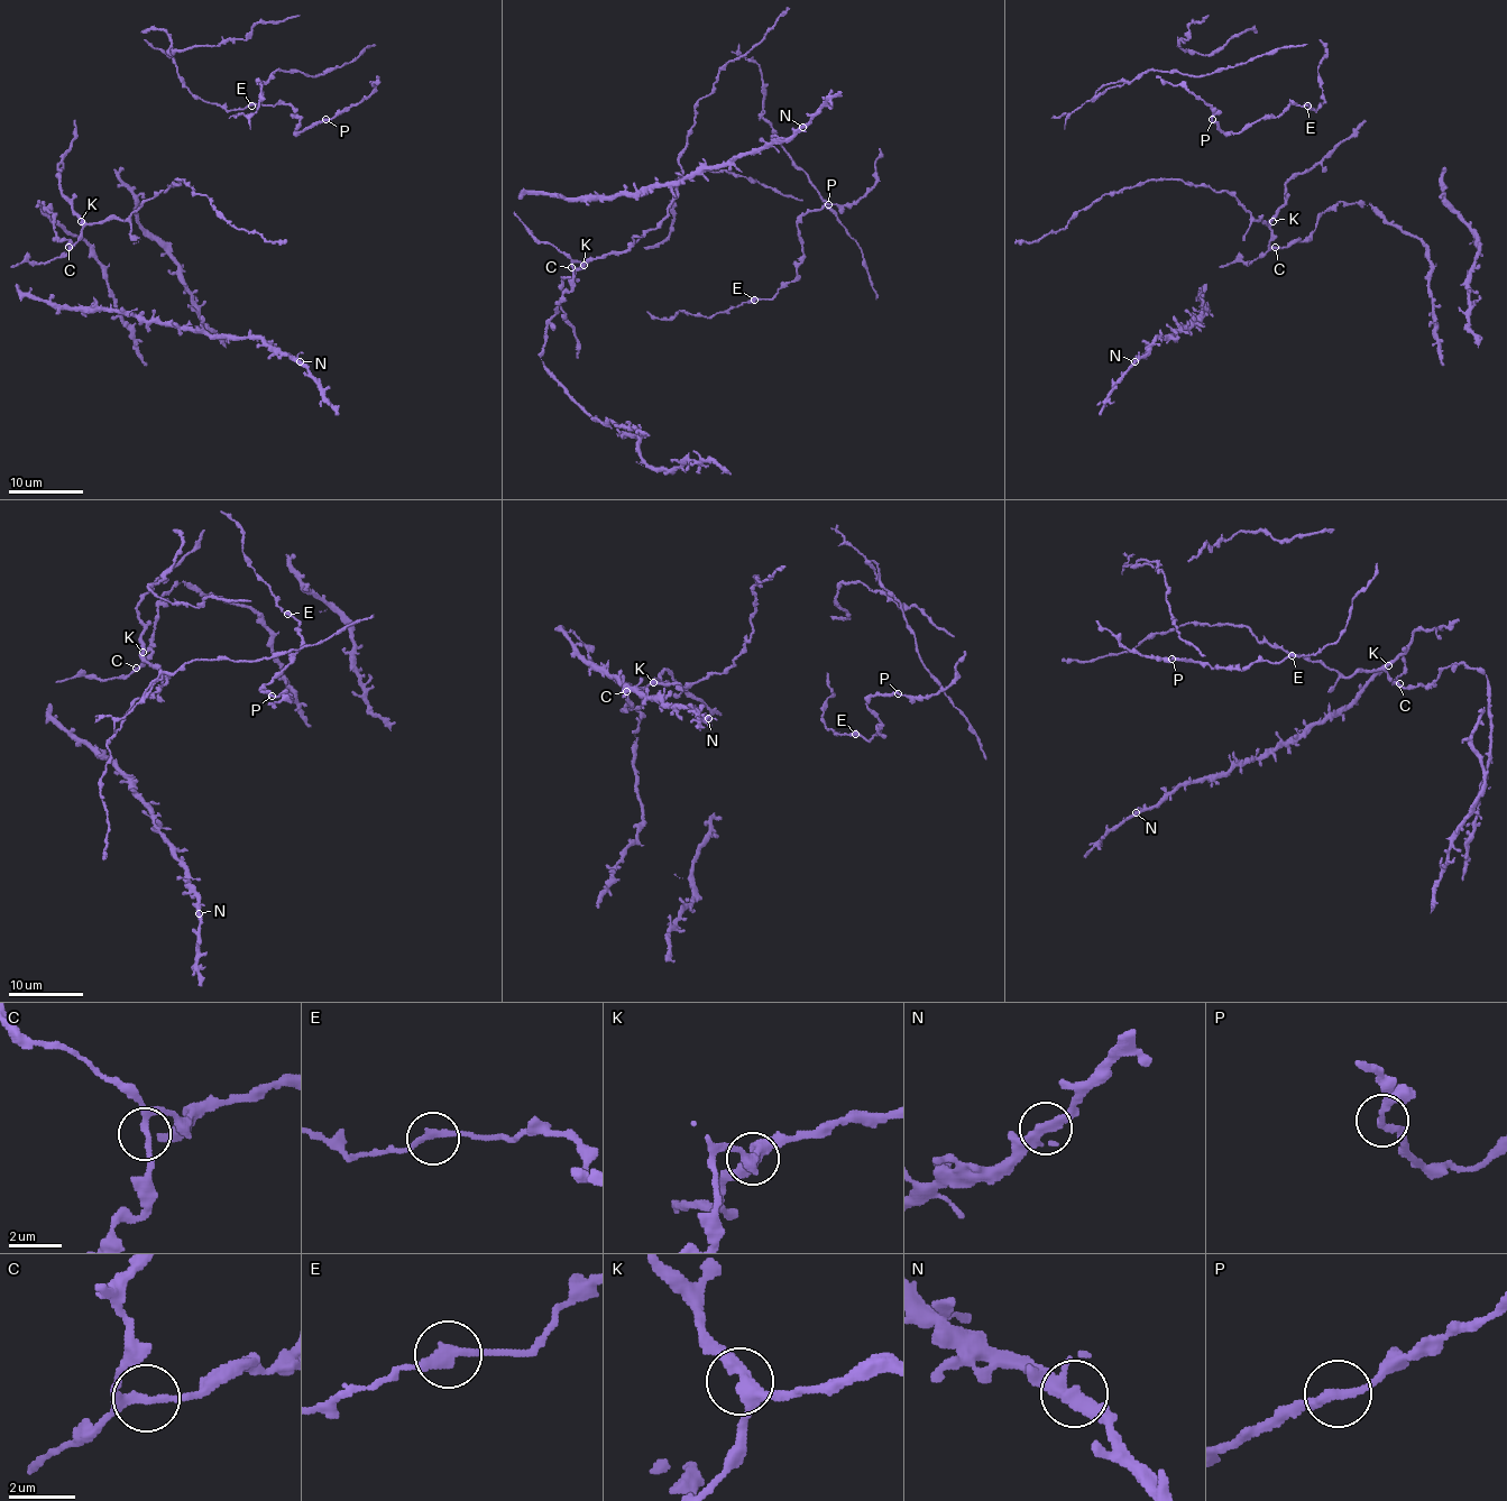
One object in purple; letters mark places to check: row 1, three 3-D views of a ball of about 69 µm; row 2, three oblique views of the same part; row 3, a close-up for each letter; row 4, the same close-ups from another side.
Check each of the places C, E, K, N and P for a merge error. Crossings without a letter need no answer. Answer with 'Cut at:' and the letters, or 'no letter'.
Cut at: no letter

